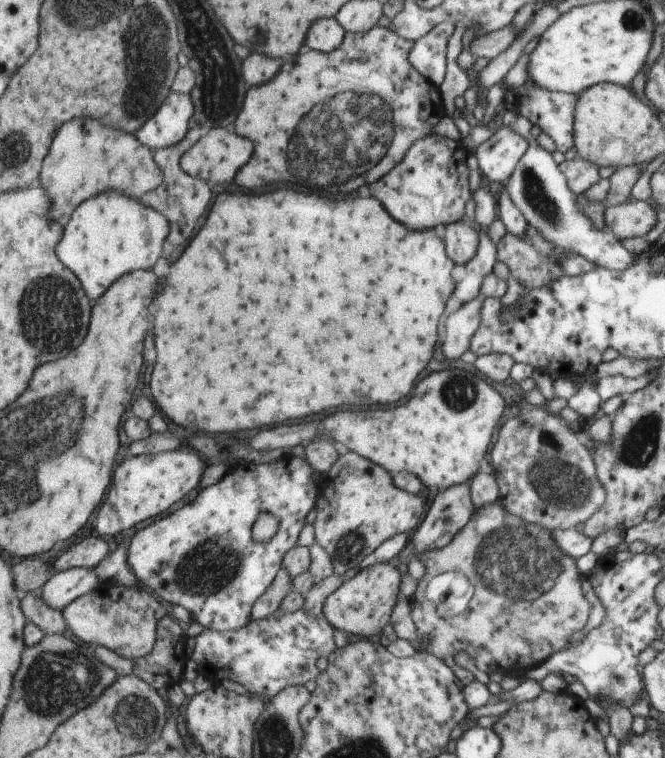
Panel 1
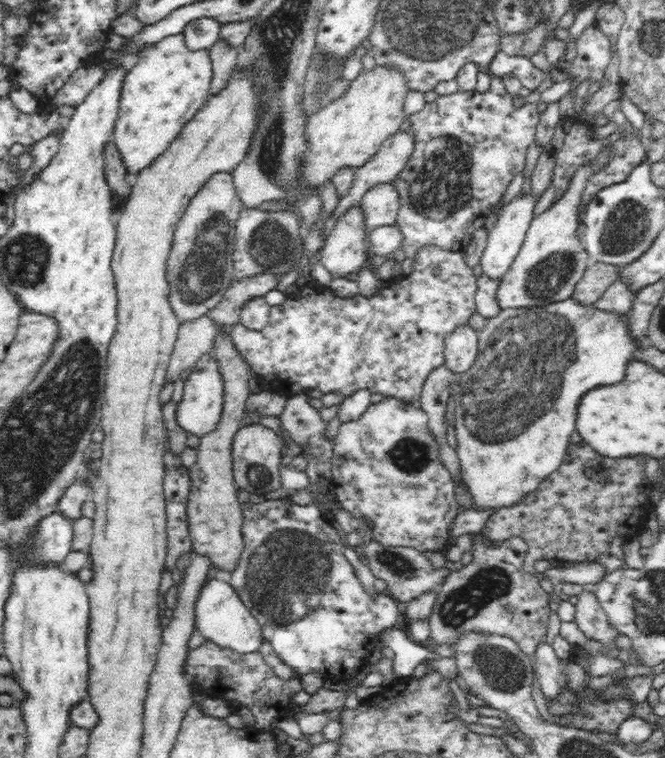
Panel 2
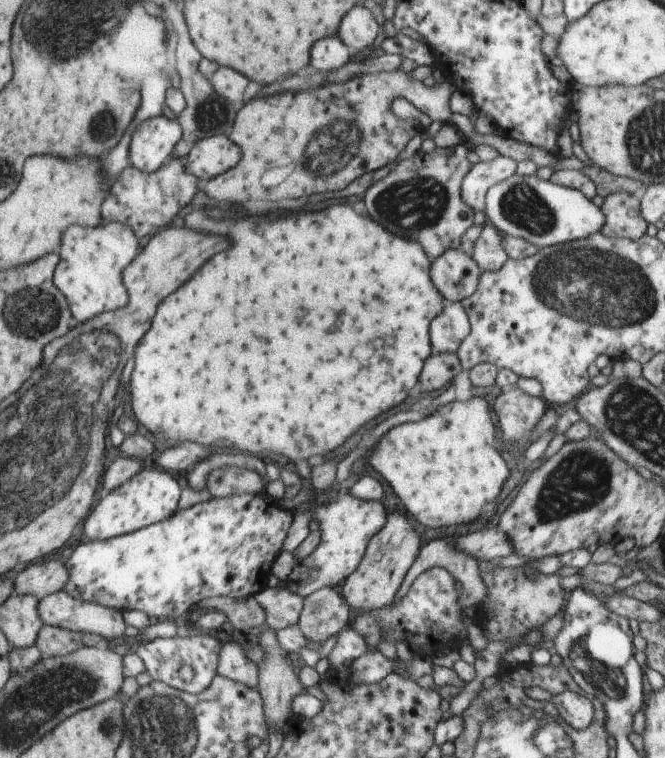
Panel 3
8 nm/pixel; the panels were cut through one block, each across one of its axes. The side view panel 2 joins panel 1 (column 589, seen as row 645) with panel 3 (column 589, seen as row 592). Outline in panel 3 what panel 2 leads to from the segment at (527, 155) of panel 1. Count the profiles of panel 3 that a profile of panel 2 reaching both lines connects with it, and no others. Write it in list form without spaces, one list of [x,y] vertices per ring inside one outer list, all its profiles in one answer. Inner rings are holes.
[[[512,175],[491,186],[485,196],[485,216],[502,235],[523,238],[539,249],[588,239],[601,232],[606,215],[581,190],[541,180],[537,175]]]

